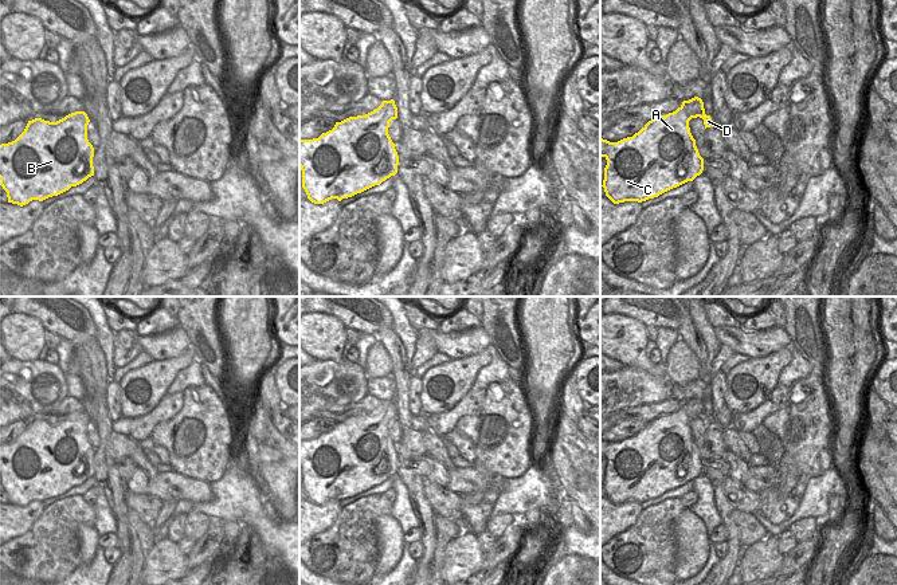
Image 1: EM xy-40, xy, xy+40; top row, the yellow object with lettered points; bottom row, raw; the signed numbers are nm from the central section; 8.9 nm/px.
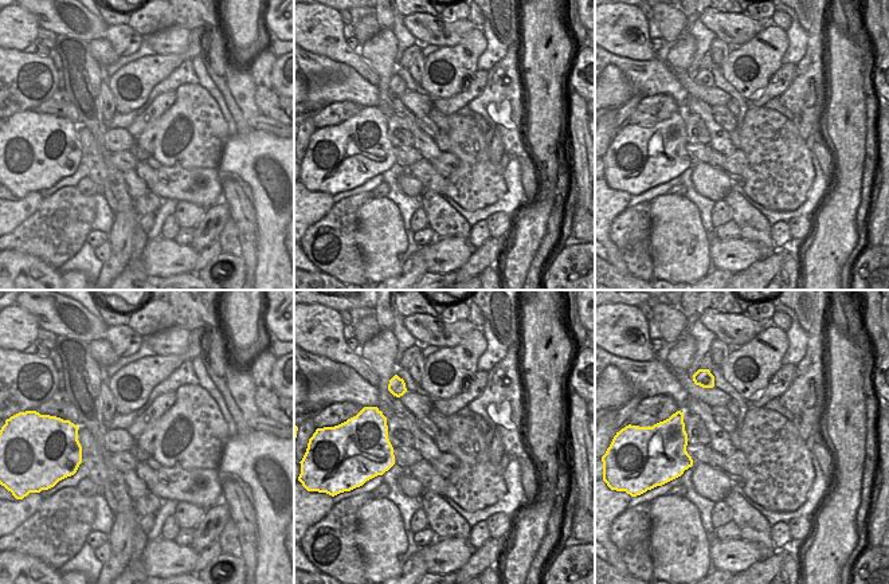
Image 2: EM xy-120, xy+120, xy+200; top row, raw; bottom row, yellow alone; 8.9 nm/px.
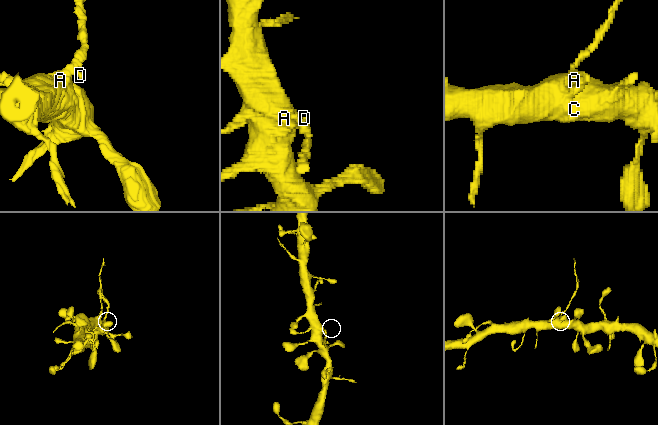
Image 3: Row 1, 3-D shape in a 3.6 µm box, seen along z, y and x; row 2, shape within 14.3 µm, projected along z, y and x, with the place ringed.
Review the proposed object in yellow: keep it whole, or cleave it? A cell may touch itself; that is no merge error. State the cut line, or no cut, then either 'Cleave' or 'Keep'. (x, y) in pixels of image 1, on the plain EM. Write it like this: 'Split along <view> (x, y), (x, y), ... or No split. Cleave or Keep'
Split along xy (382, 404), (383, 412), (394, 419). Cleave.

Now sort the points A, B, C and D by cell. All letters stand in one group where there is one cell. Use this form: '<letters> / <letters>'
A B C / D

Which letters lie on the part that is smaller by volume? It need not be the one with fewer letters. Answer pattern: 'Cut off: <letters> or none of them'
Cut off: D

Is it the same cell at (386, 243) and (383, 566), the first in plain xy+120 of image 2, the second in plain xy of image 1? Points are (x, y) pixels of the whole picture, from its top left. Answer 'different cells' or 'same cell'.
same cell

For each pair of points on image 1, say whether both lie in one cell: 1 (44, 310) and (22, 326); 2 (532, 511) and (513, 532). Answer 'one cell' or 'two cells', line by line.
1: two cells
2: two cells

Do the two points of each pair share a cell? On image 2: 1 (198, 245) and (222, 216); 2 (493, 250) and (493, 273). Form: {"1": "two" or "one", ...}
{"1": "one", "2": "two"}

